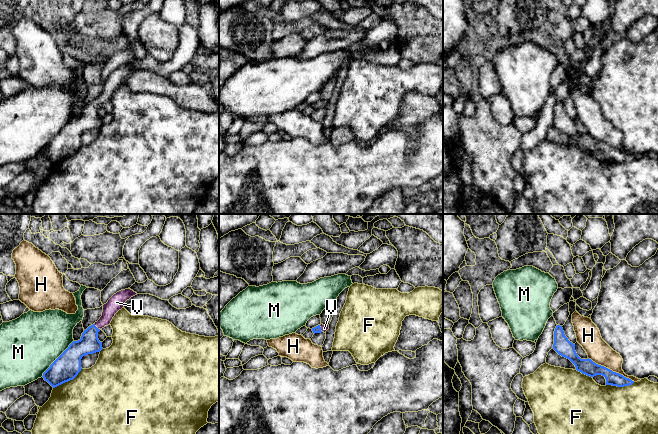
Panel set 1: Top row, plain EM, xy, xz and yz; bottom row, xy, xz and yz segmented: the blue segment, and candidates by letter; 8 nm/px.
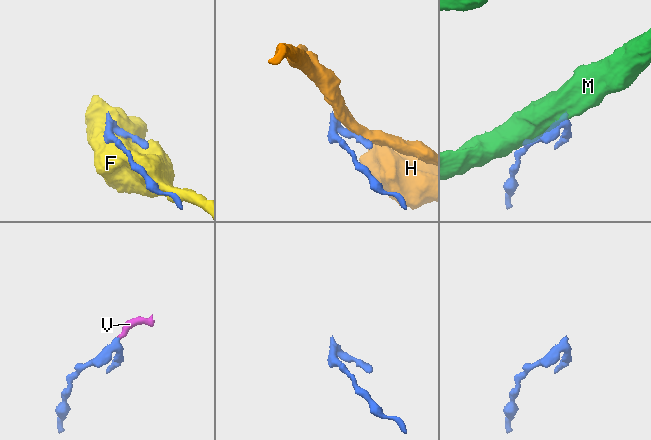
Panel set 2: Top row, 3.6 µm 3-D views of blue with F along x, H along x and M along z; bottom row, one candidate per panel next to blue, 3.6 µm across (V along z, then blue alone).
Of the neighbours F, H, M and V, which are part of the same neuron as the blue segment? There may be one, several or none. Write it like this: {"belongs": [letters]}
{"belongs": ["V"]}

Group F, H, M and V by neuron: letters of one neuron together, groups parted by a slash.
F / H / M / V

